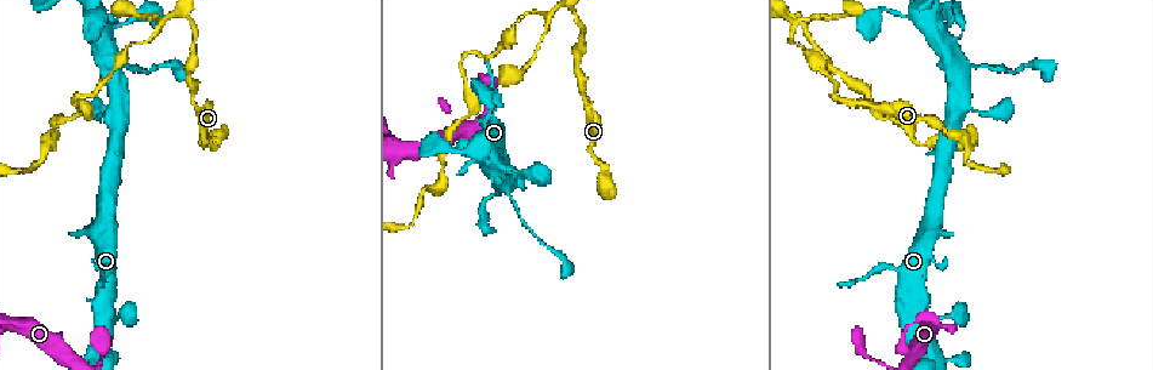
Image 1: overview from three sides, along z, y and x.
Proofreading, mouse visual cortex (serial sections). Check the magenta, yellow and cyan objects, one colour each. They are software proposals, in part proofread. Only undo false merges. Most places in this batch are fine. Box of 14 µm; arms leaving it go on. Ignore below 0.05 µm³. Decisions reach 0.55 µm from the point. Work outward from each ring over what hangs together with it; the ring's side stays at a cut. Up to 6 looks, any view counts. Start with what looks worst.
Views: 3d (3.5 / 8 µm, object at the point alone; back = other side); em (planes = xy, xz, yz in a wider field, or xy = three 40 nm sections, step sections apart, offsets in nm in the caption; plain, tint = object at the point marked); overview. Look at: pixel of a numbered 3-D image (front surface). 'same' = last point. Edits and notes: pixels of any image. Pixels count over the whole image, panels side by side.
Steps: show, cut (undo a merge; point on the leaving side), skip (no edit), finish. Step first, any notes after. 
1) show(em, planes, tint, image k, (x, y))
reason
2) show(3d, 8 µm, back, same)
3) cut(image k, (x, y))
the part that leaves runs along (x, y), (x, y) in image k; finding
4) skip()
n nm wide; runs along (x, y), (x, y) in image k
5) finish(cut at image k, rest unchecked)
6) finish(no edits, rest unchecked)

show(3d, 8 µm, back, image 1, (119, 68))

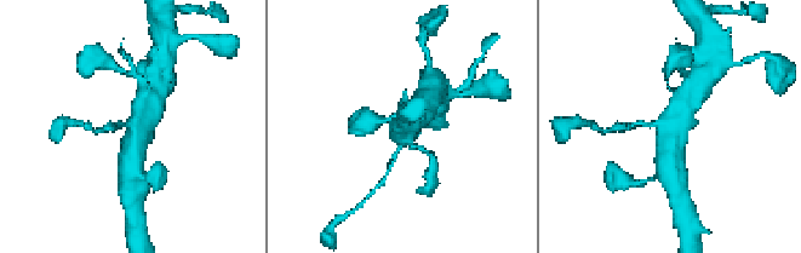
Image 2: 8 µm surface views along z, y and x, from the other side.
show(3d, 3.5 µm, image 2, (665, 125))
closer look

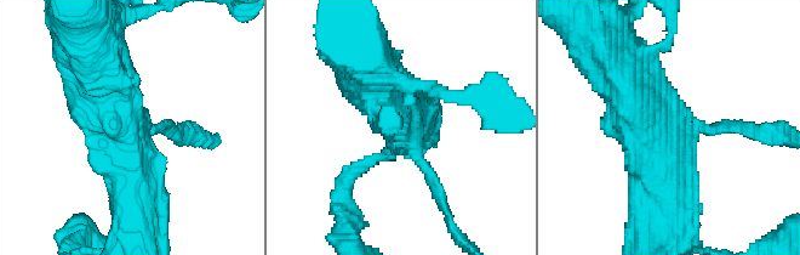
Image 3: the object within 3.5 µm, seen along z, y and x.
show(em, xy, step 3, tint, image 3, (671, 128))
now the EM

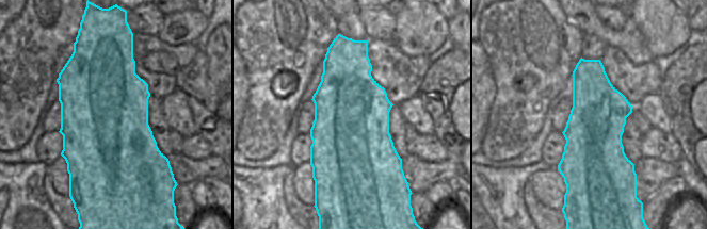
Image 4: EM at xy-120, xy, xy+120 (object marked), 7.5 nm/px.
skip()
600 nm wide; runs along (661, 225), (663, 168), (623, 79) in image 3; one cell here

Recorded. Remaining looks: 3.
show(3d, 3.5 µm, image 1, (912, 16))
calibre changes

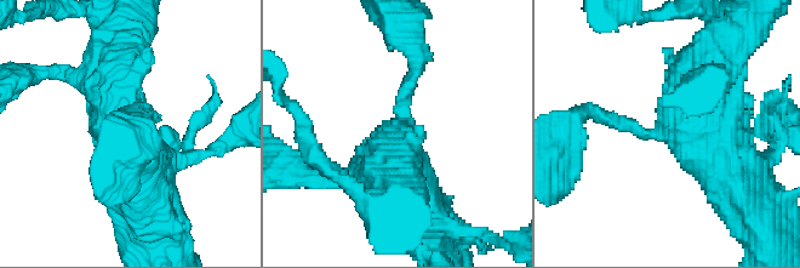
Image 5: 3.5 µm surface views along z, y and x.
show(em, xy, step 5, tint, image 5, (669, 133))
shape alone is not enough

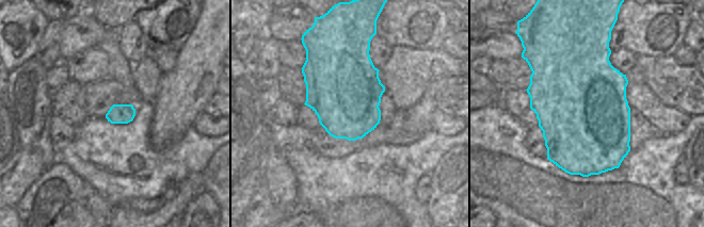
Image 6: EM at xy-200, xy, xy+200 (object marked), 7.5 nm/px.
show(em, xy, step 2, tint, same)
another direction

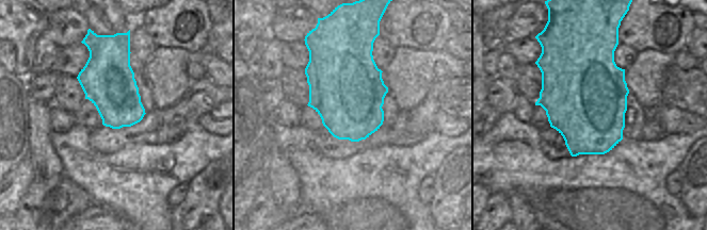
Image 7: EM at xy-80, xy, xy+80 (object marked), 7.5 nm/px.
skip()
runs along (143, 198), (114, 90), (84, 79) in image 5; one cell here

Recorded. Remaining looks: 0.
finish(no edits, rest unchecked)

